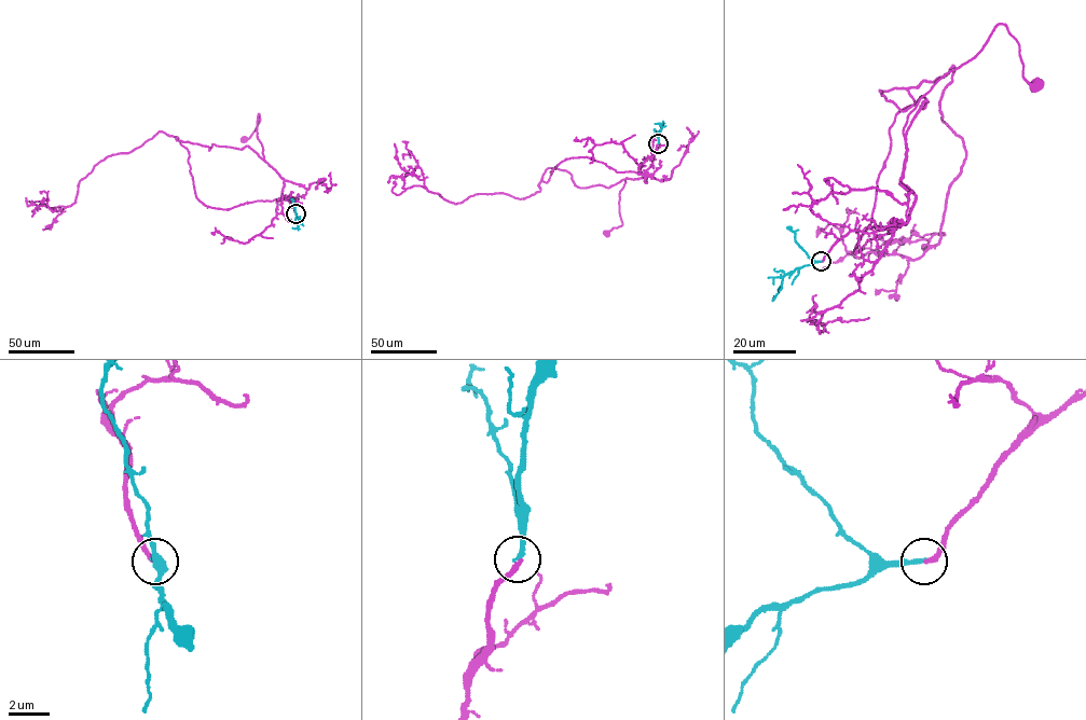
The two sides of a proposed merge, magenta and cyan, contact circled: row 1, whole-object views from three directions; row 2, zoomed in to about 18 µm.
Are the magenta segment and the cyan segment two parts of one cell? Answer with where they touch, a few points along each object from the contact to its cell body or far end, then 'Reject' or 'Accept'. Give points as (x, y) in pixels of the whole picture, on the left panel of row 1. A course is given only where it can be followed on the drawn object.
Place: (296, 213). Course of magenta: (296, 213), (291, 201), (282, 198), (284, 180), (264, 161), (257, 136), (259, 114), (257, 127), (245, 138). Course of cyan: (296, 213), (299, 223), (298, 227), (292, 227). Accept

